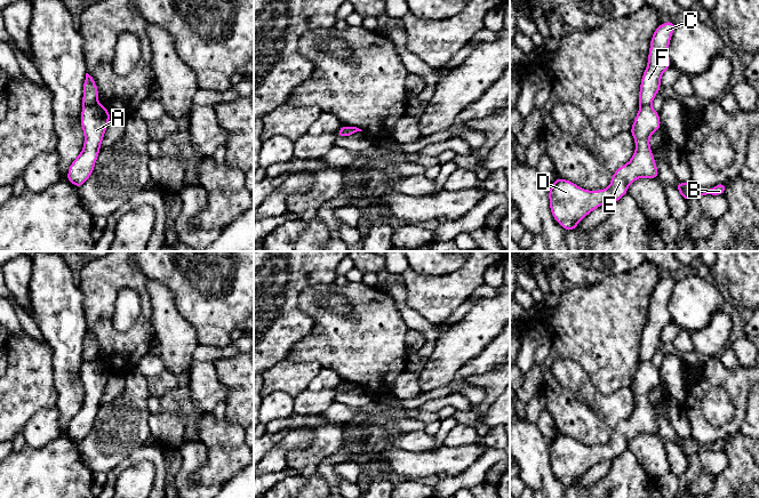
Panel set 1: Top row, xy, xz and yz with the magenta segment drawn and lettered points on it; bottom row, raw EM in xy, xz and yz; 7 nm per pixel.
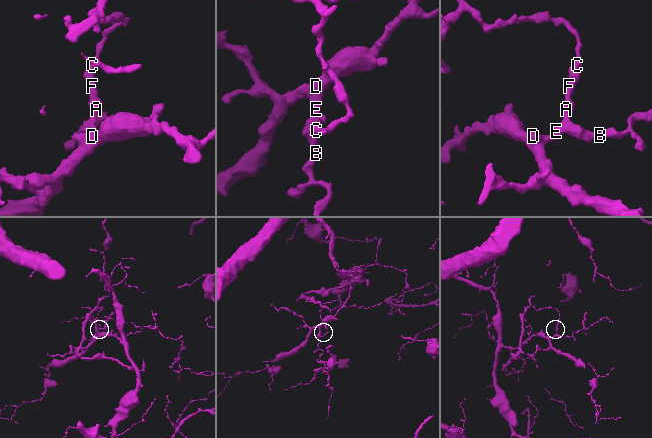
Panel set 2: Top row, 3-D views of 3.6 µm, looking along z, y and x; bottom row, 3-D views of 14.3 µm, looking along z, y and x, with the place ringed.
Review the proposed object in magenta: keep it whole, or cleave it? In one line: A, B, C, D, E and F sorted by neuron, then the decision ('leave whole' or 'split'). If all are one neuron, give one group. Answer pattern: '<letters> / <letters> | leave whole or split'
A B D E / C F | split

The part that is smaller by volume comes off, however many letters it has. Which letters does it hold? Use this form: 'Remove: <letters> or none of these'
Remove: C, F

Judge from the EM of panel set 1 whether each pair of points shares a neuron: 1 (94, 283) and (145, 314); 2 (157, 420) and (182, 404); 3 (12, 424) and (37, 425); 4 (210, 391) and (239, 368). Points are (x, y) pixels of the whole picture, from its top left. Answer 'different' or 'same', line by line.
1: same
2: same
3: different
4: different

